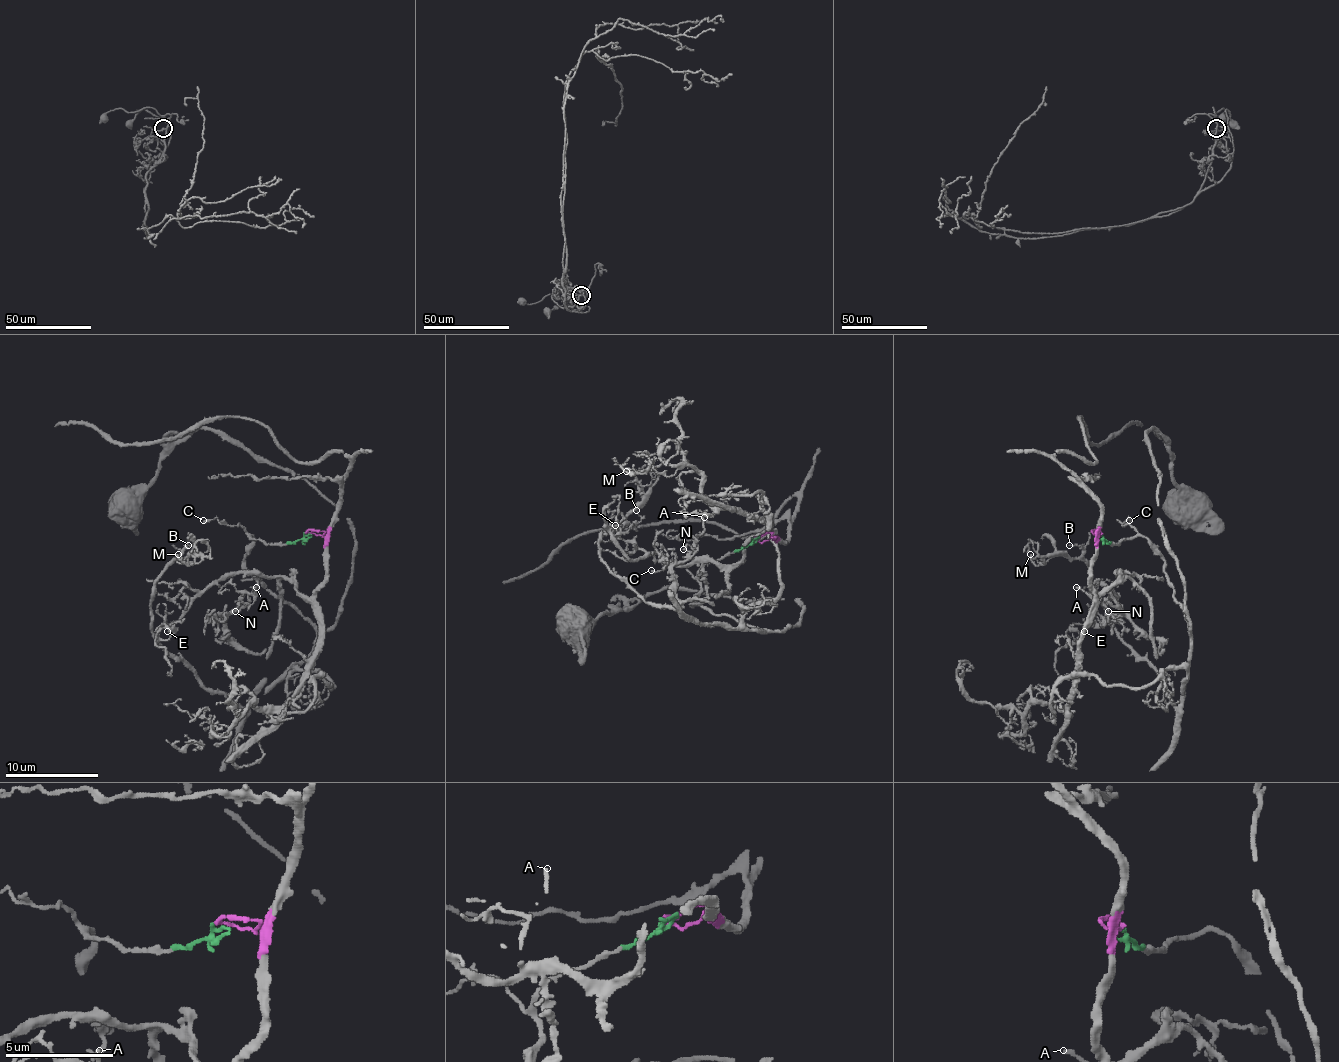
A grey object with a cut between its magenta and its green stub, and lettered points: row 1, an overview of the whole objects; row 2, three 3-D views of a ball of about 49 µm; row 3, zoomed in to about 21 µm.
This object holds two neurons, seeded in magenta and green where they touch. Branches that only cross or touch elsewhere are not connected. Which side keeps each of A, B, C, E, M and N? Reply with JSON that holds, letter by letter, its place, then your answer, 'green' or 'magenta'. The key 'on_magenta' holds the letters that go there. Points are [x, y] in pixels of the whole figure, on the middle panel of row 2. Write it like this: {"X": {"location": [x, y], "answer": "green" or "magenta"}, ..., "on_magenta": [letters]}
{"A": {"location": [704, 517], "answer": "magenta"}, "B": {"location": [636, 510], "answer": "green"}, "C": {"location": [651, 570], "answer": "green"}, "E": {"location": [615, 525], "answer": "magenta"}, "M": {"location": [626, 471], "answer": "green"}, "N": {"location": [683, 549], "answer": "magenta"}, "on_magenta": ["A", "E", "N"]}

